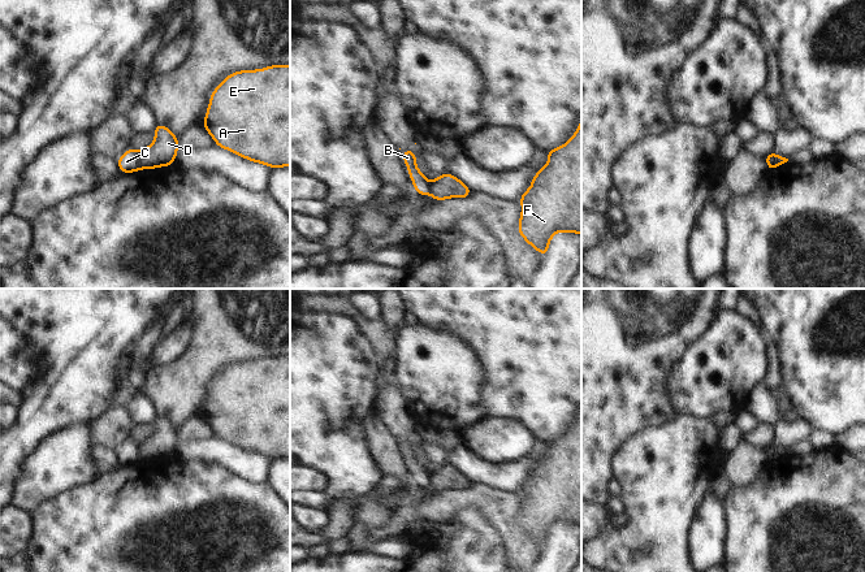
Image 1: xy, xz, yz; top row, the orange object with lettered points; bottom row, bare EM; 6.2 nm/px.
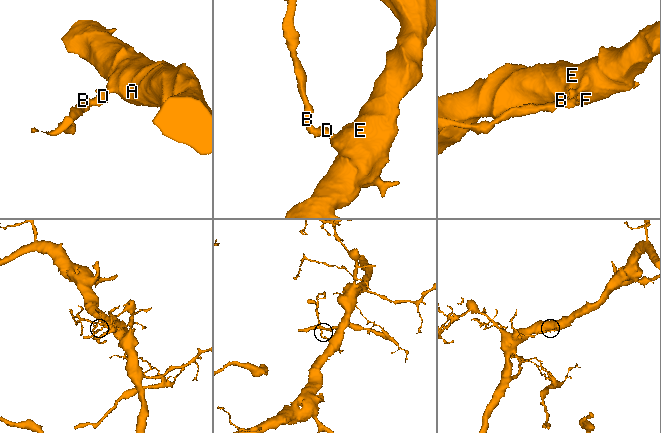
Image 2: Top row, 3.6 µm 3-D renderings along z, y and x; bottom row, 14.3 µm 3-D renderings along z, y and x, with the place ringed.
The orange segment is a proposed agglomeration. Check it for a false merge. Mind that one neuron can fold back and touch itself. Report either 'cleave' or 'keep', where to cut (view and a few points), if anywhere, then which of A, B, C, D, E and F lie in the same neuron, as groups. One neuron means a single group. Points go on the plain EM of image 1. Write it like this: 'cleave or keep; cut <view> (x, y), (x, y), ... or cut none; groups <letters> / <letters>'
cleave; cut xy (137, 443), (137, 455), (141, 459); groups A D E F / B C

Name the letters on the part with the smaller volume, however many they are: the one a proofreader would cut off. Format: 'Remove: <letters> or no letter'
Remove: B, C

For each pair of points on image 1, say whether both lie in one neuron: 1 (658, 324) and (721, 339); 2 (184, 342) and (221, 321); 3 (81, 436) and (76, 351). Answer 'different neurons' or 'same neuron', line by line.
1: different neurons
2: different neurons
3: different neurons

